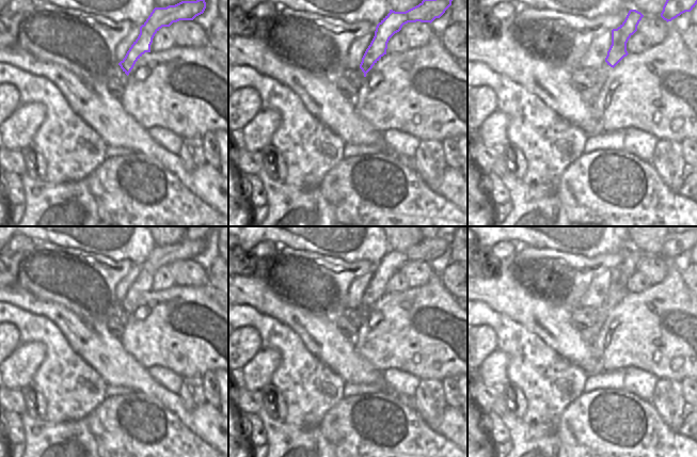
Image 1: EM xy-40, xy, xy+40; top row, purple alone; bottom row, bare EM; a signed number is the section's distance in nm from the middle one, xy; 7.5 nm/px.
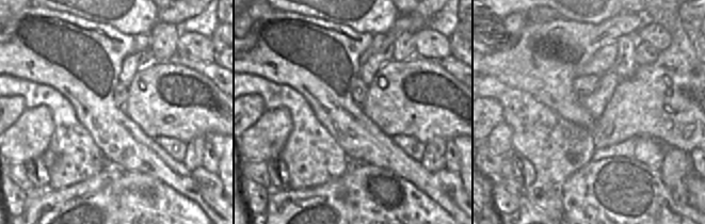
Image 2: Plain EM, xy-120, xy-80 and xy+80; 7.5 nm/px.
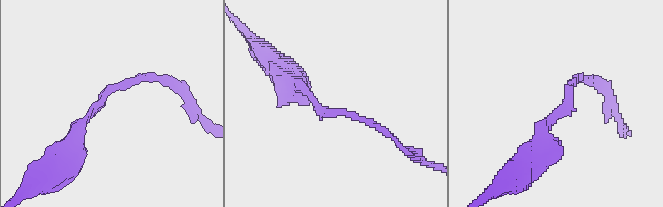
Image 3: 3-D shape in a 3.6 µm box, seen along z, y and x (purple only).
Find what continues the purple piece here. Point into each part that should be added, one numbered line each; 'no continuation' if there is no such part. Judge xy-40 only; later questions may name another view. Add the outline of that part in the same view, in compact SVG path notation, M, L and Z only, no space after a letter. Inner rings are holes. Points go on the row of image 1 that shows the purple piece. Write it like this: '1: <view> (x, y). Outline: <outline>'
no continuation

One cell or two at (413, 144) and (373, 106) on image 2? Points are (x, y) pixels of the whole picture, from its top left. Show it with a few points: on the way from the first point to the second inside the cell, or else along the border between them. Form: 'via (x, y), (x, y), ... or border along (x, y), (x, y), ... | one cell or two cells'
border along (393, 137), (412, 136), (426, 144) | two cells

